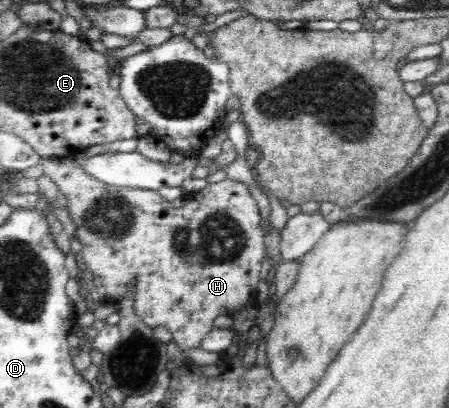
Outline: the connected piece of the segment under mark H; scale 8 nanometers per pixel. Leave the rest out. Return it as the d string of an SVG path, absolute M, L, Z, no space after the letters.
M40 157L38 164L43 166L44 178L48 178L52 181L52 183L58 187L59 194L64 195L67 199L68 206L66 209L68 209L73 222L76 224L76 227L78 227L78 231L76 231L76 235L78 235L77 239L83 245L78 259L86 263L88 269L92 271L96 291L101 296L104 296L105 300L119 301L123 298L126 289L128 289L128 283L133 281L136 291L133 304L136 315L140 318L140 321L144 322L150 329L158 326L168 327L172 332L174 342L178 344L181 350L191 350L200 347L206 334L214 327L213 319L216 319L218 315L227 315L232 318L239 309L242 309L242 307L248 305L248 303L250 304L256 301L258 293L257 286L259 283L258 275L262 267L262 262L265 259L264 242L262 242L262 227L260 225L260 214L257 202L252 198L248 187L244 183L229 178L217 183L209 183L203 189L197 191L197 193L185 195L184 206L175 209L170 202L165 201L154 190L114 187L103 184L86 174L80 163L73 163L68 159Z

